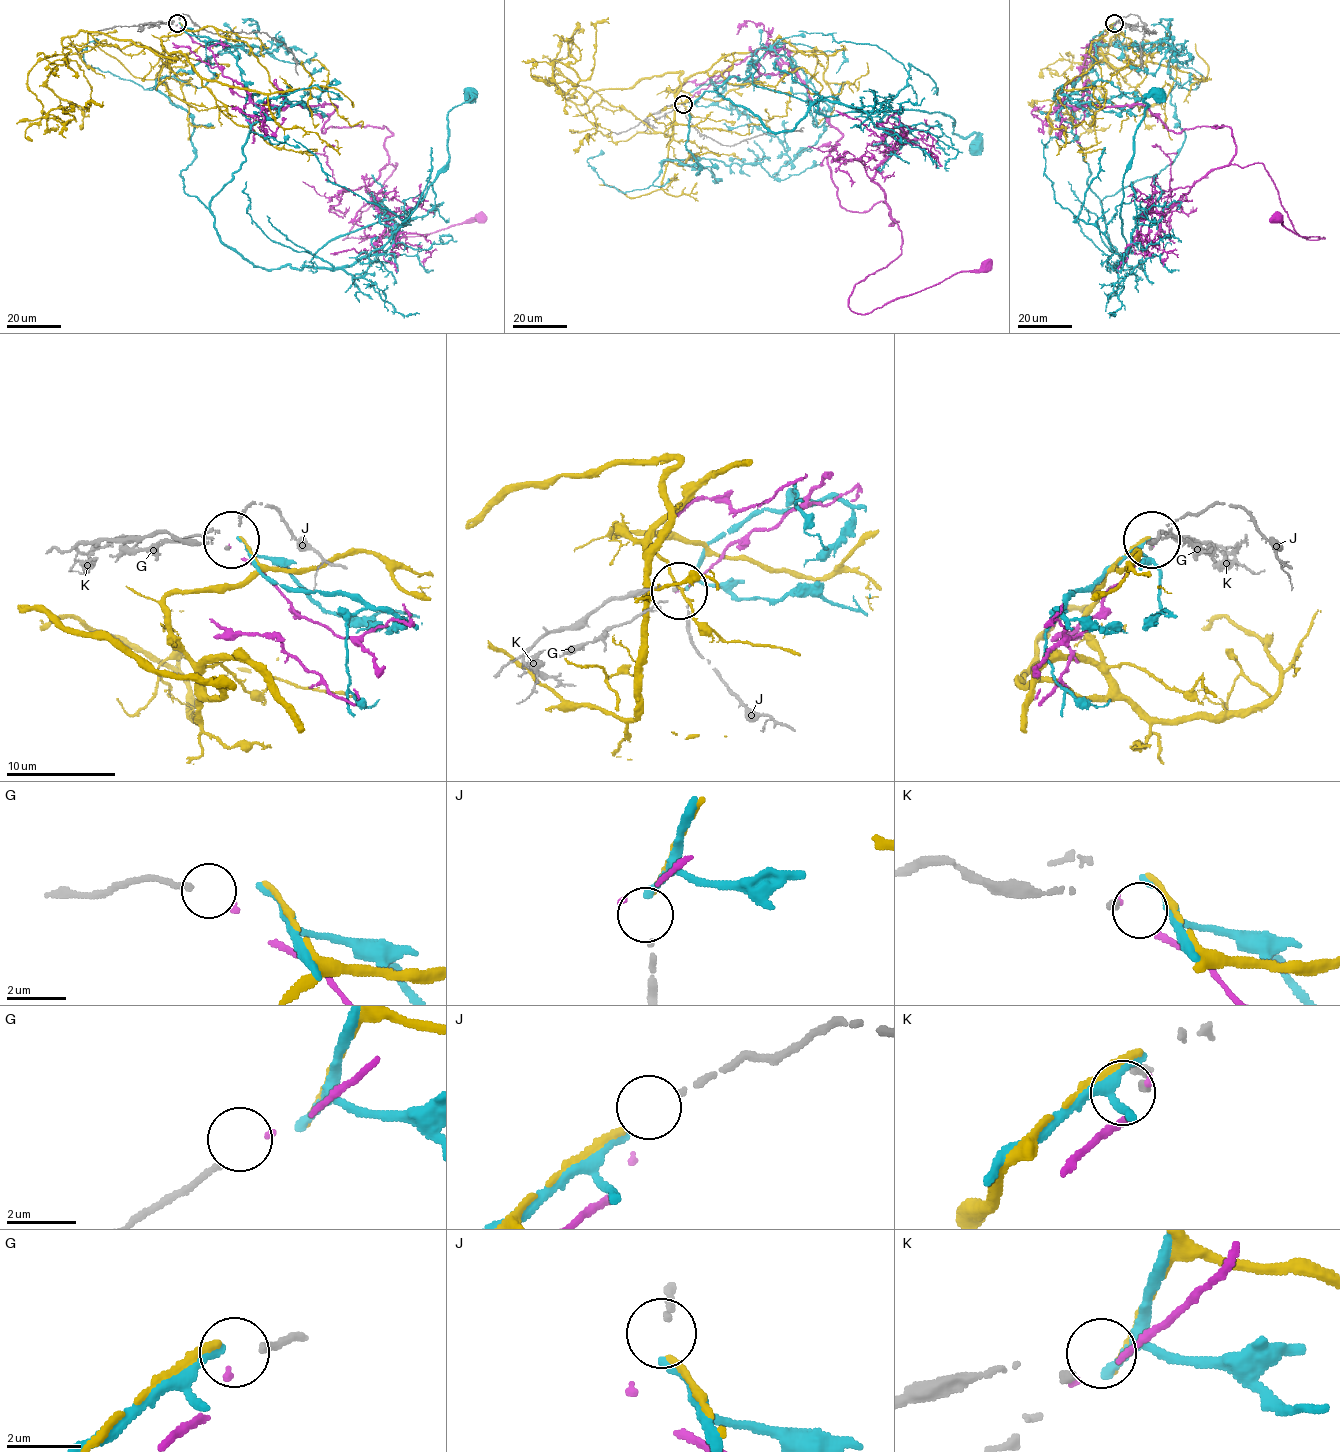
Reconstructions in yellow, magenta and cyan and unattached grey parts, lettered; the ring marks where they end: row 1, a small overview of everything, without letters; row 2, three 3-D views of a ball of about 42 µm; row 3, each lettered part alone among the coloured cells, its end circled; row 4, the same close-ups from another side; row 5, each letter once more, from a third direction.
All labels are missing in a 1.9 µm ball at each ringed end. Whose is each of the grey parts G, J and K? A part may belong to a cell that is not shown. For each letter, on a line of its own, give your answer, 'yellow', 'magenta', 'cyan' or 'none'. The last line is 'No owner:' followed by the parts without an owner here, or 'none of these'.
G: magenta
J: yellow
K: none
No owner: K

